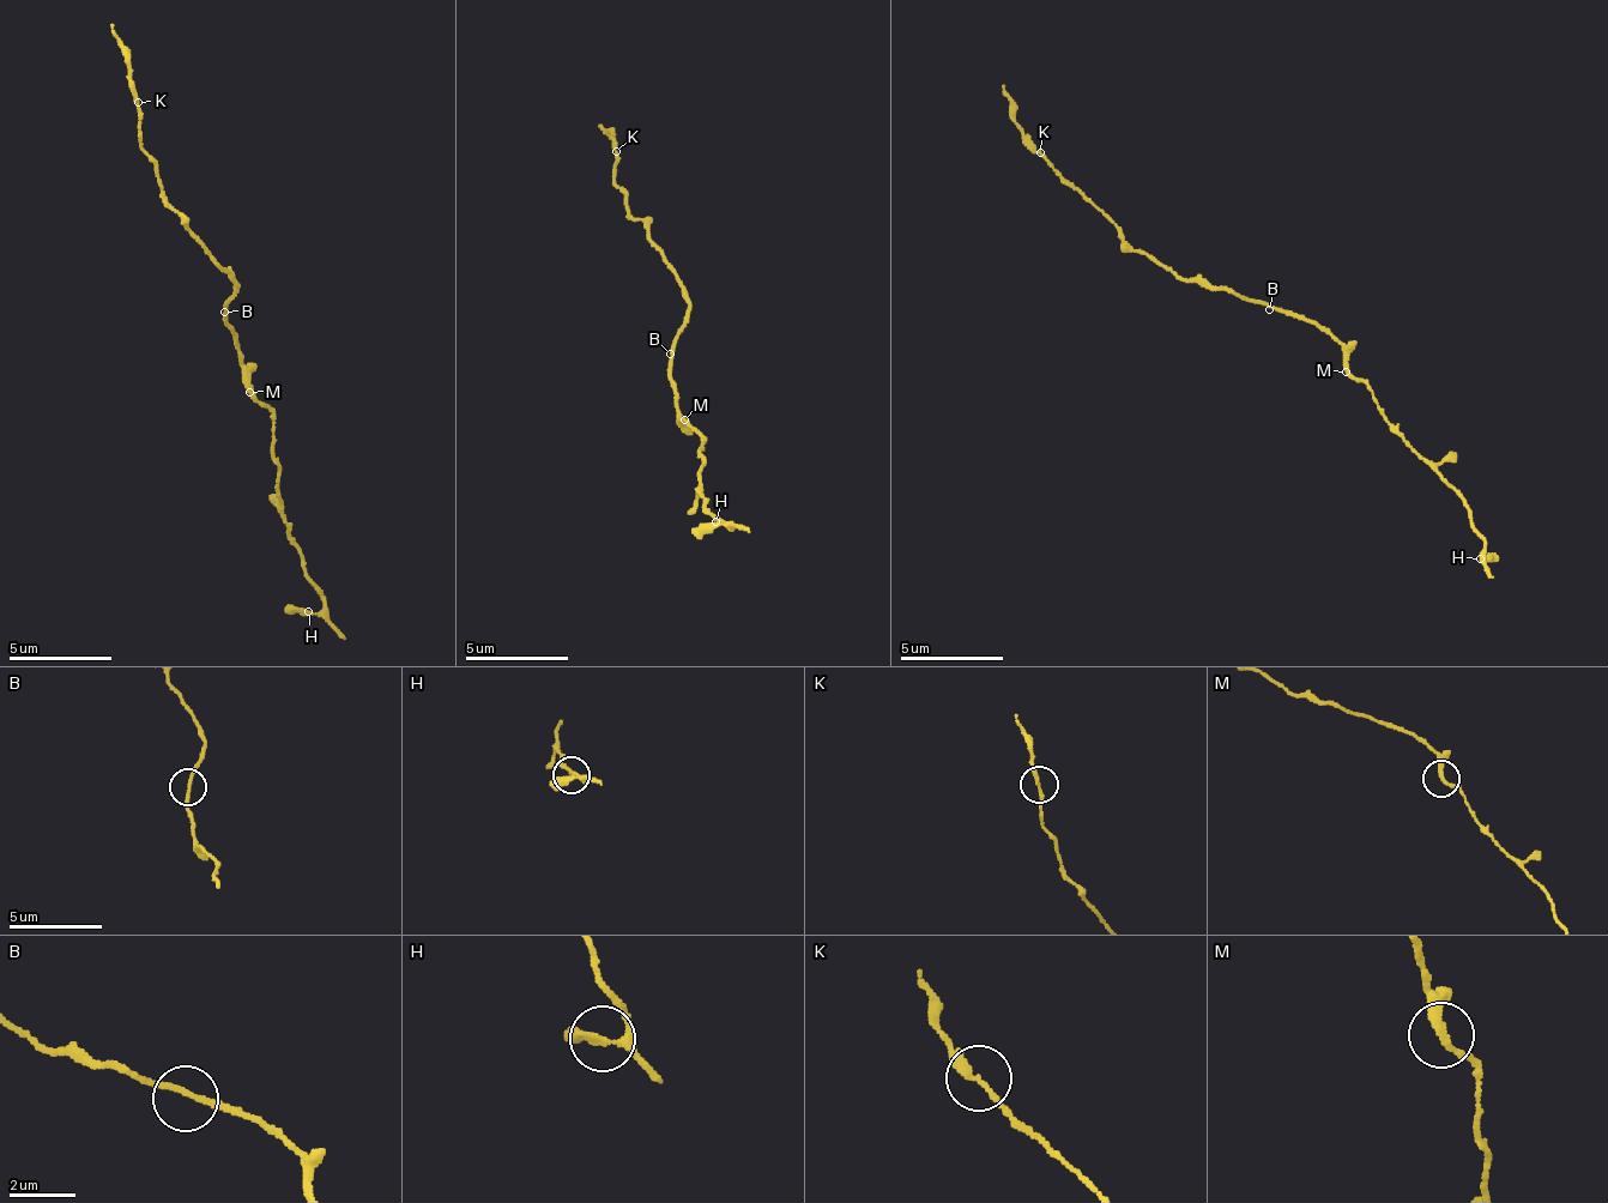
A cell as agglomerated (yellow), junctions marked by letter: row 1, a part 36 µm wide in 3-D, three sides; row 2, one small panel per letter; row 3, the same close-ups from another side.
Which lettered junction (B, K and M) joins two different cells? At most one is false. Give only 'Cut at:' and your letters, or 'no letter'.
Cut at: no letter

